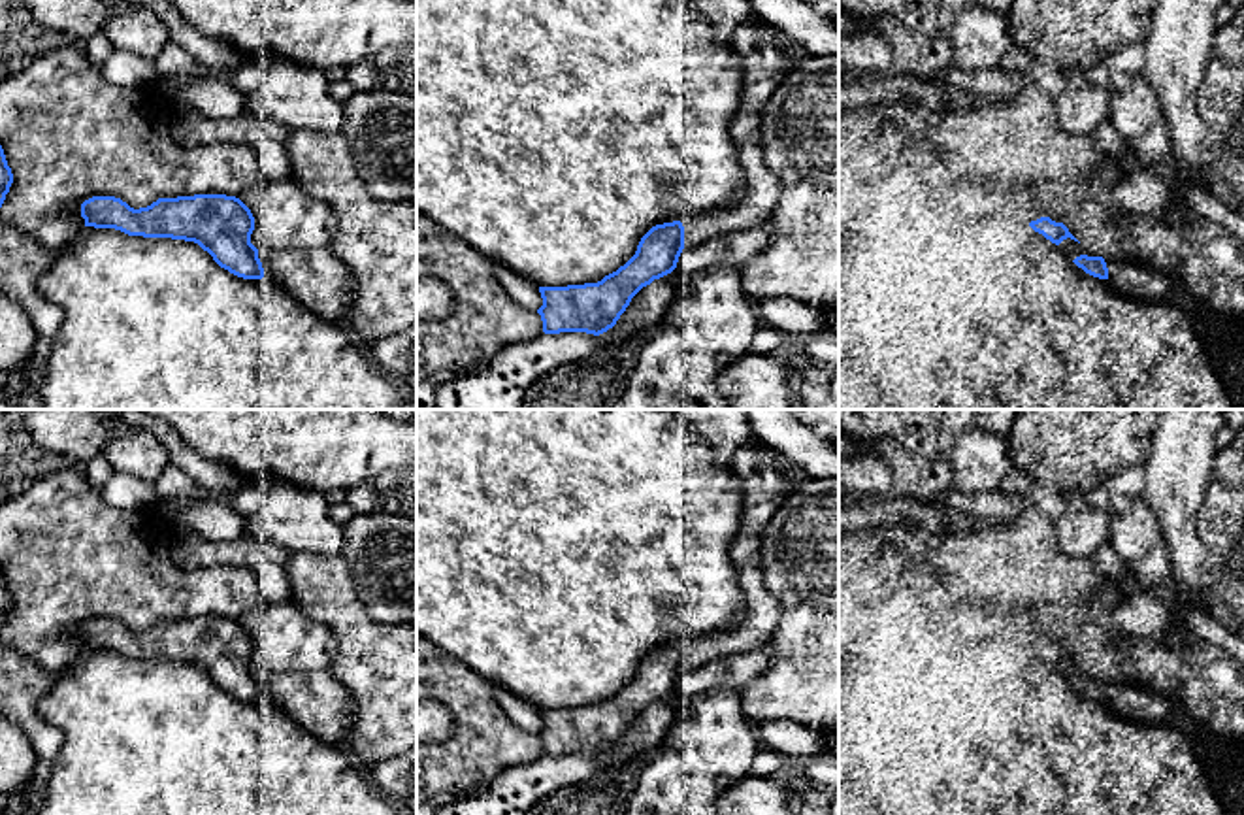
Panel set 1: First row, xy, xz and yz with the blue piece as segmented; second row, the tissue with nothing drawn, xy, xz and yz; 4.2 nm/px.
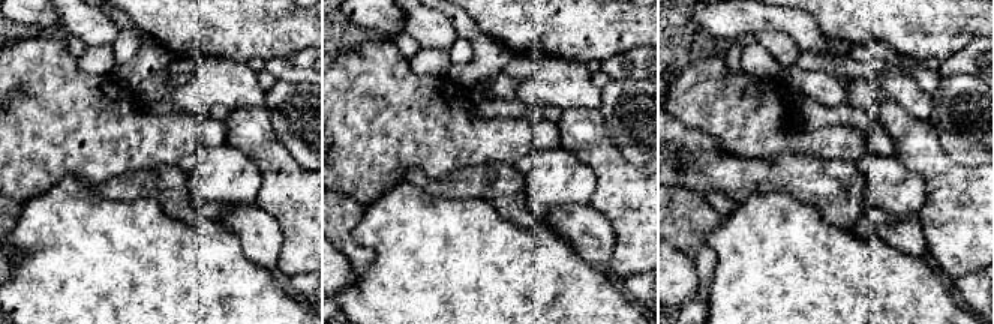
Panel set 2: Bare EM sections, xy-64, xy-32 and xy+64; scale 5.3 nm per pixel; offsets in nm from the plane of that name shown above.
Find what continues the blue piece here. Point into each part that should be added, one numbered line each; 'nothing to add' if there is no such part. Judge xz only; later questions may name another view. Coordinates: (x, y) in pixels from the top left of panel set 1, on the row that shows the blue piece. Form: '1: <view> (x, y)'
1: xz (762, 49)

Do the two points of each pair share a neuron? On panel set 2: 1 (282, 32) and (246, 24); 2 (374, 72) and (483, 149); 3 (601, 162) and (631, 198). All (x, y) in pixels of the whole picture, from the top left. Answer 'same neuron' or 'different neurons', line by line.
1: same neuron
2: same neuron
3: same neuron

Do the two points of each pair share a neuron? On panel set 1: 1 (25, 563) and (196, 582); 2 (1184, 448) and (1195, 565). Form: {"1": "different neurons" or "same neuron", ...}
{"1": "same neuron", "2": "same neuron"}

